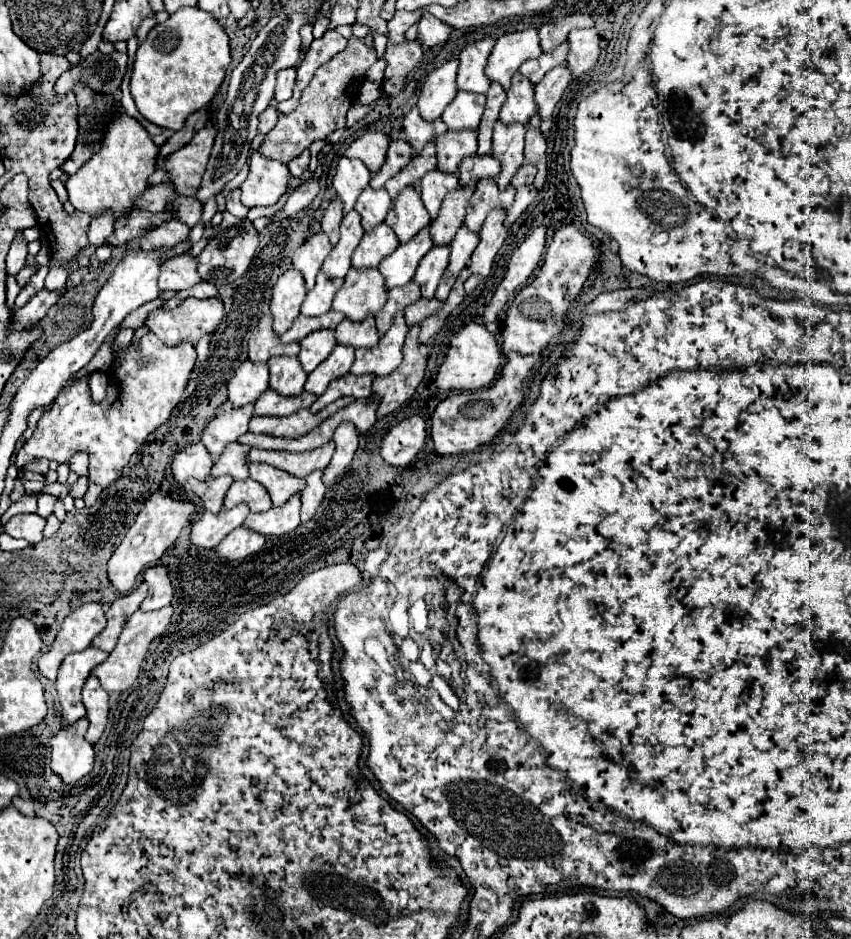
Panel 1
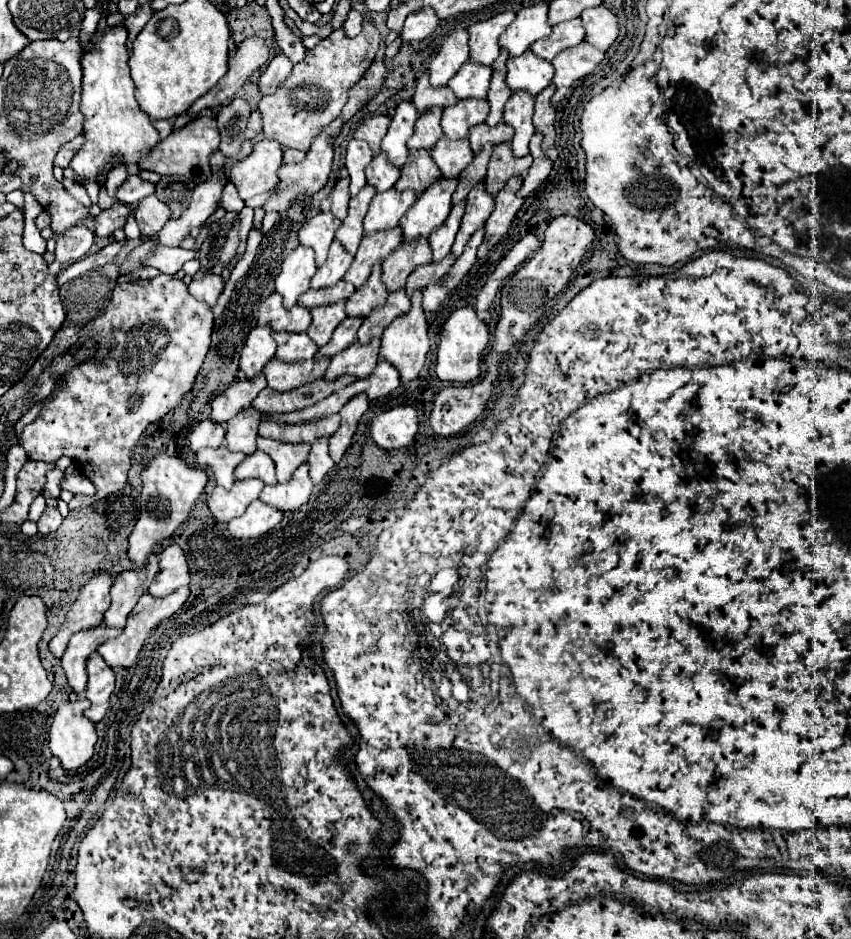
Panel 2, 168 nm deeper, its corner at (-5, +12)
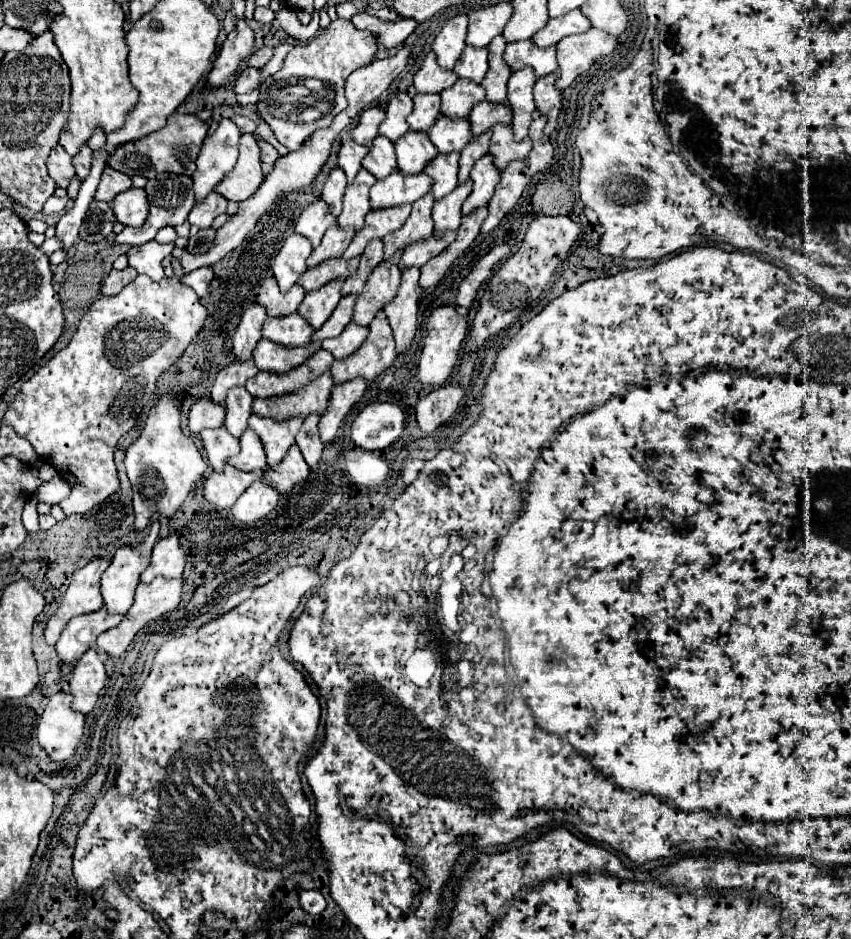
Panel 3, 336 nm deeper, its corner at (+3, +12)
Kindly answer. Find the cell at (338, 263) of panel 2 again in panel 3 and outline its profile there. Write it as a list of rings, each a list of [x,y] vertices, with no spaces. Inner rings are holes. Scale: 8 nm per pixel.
[[[338,225],[328,229],[328,233],[324,233],[324,239],[322,239],[320,247],[316,247],[312,251],[312,255],[308,257],[308,267],[314,269],[314,267],[318,267],[320,263],[324,263],[328,259],[340,257],[348,249],[352,237],[354,237],[352,229],[340,229]]]

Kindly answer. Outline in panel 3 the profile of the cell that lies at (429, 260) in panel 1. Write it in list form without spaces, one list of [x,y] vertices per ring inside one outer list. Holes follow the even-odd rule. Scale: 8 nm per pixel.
[[[468,179],[464,185],[458,185],[444,201],[436,201],[432,209],[434,219],[434,237],[442,239],[446,231],[458,231],[460,227],[460,207],[464,199],[472,191],[472,181]]]

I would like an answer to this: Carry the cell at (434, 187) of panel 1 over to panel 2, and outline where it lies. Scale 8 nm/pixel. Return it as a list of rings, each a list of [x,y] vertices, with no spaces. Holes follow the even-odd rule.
[[[442,137],[430,151],[432,159],[436,161],[436,165],[440,167],[442,175],[446,177],[454,177],[460,175],[462,169],[466,165],[470,165],[474,153],[468,145],[468,137],[464,141],[448,141],[446,137]]]

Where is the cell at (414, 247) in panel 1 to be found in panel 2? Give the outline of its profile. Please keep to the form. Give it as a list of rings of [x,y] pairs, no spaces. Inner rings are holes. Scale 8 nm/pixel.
[[[438,177],[434,185],[428,185],[428,191],[420,193],[412,209],[400,221],[404,229],[404,239],[428,237],[436,227],[440,227],[452,207],[452,193],[456,191],[458,177]]]

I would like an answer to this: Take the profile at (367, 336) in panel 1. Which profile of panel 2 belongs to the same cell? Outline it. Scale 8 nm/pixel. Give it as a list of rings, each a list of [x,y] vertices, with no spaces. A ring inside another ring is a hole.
[[[376,265],[368,281],[364,283],[364,289],[356,289],[352,297],[346,301],[346,315],[368,317],[368,313],[374,307],[382,305],[386,297],[388,297],[388,291],[384,289],[384,283],[382,283],[382,265]]]

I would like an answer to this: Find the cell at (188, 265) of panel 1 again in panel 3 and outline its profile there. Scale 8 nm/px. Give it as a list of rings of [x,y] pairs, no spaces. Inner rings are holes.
[[[148,241],[144,245],[136,245],[128,251],[128,263],[138,273],[144,273],[152,277],[154,281],[160,281],[164,277],[164,259],[172,259],[172,251],[176,245],[160,245],[158,241]]]

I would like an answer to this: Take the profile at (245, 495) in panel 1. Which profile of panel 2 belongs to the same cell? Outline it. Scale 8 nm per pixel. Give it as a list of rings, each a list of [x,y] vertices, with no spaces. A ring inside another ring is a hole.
[[[256,451],[252,455],[248,455],[234,471],[236,479],[262,479],[266,485],[274,485],[276,483],[276,475],[274,475],[274,465],[272,459],[264,453],[264,451]]]

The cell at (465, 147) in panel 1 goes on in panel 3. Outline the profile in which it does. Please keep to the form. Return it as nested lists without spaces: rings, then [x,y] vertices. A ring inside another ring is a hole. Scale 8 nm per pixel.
[[[456,81],[456,85],[452,89],[444,89],[440,97],[442,97],[440,113],[444,117],[466,119],[472,107],[484,101],[484,89],[482,85],[476,85],[474,81]]]

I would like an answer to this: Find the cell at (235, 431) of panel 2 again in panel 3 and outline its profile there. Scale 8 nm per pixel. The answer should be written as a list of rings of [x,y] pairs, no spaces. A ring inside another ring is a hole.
[[[236,387],[236,389],[228,391],[224,427],[234,437],[240,437],[246,431],[246,427],[248,427],[246,421],[252,415],[252,401],[254,401],[254,397],[244,387]]]

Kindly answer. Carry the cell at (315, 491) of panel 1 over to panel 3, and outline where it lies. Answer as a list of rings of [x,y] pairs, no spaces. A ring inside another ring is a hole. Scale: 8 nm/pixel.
[[[320,415],[306,417],[302,429],[296,435],[296,445],[300,447],[300,451],[306,459],[306,463],[310,465],[310,469],[318,467],[318,463],[322,459],[322,449],[324,449],[320,435],[318,435],[318,421],[320,421]]]

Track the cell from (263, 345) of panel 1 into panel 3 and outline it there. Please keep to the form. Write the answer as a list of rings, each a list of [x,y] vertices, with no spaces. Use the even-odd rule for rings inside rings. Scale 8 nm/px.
[[[270,277],[262,283],[256,303],[262,305],[270,317],[288,317],[298,313],[302,299],[304,299],[304,289],[300,289],[300,285],[294,285],[288,293],[280,293],[276,279]]]

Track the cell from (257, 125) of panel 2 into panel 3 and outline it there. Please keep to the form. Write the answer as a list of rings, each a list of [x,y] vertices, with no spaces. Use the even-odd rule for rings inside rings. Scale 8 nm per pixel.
[[[222,119],[216,133],[206,137],[200,155],[196,159],[194,181],[194,205],[200,205],[210,191],[224,179],[224,175],[234,167],[238,157],[240,129],[232,119]]]

